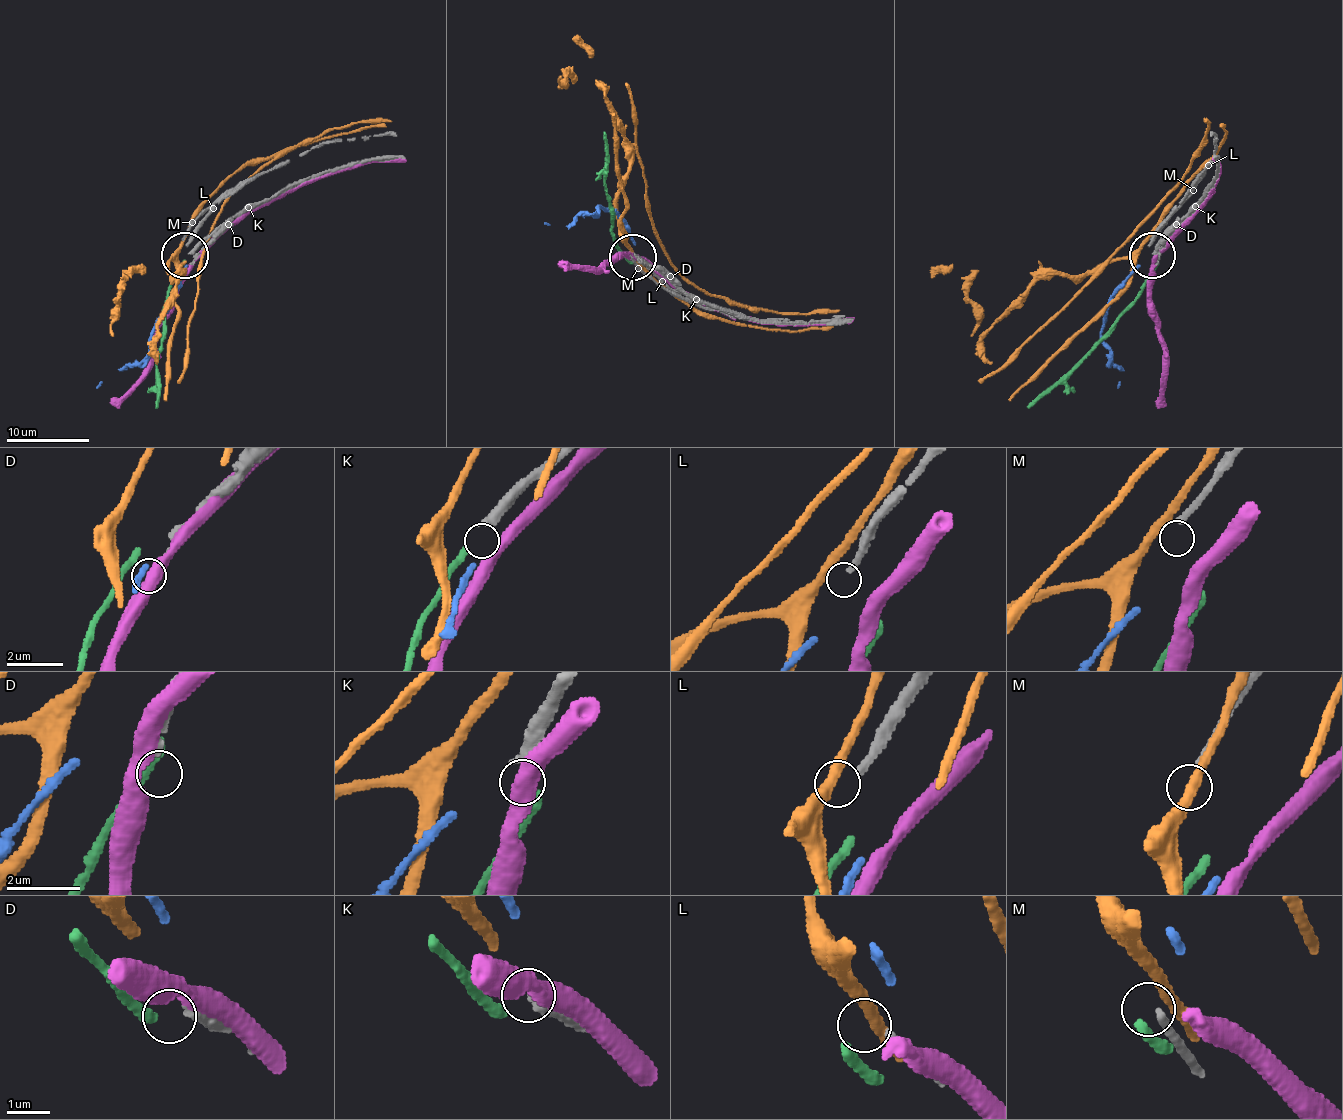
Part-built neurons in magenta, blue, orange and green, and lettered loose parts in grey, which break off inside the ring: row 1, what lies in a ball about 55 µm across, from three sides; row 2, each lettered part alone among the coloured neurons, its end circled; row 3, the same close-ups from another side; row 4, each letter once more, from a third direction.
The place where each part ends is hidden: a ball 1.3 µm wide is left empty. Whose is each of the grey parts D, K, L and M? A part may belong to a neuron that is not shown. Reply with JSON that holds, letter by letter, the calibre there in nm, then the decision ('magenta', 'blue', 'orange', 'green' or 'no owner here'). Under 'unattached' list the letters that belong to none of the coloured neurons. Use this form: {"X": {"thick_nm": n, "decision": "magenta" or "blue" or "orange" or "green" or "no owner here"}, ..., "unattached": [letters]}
{"D": {"thick_nm": 170, "decision": "no owner here"}, "K": {"thick_nm": 360, "decision": "no owner here"}, "L": {"thick_nm": 240, "decision": "no owner here"}, "M": {"thick_nm": 180, "decision": "no owner here"}, "unattached": ["D", "K", "L", "M"]}

